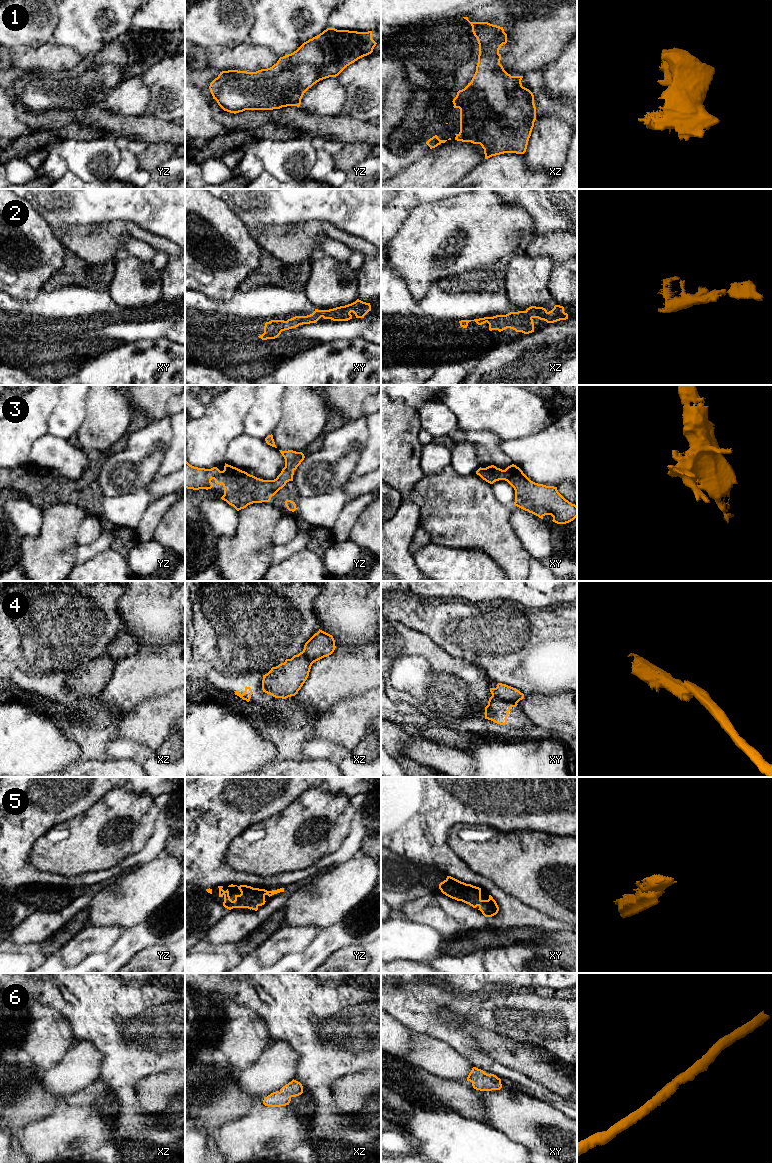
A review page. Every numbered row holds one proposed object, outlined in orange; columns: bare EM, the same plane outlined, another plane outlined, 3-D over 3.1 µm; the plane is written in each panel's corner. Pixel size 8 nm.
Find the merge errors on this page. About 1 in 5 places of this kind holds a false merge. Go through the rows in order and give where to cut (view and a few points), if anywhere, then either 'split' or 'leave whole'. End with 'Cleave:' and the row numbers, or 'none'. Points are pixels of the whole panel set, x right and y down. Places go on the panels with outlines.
1: no cut | leave whole
2: no cut | leave whole
3: no cut | leave whole
4: xy (492, 694), (516, 703) | split
5: no cut | leave whole
6: no cut | leave whole
Cleave: 4

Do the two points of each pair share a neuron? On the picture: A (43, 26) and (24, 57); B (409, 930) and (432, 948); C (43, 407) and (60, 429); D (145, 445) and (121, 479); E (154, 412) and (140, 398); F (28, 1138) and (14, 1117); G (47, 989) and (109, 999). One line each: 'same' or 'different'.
A: different
B: same
C: different
D: same
E: same
F: different
G: same

